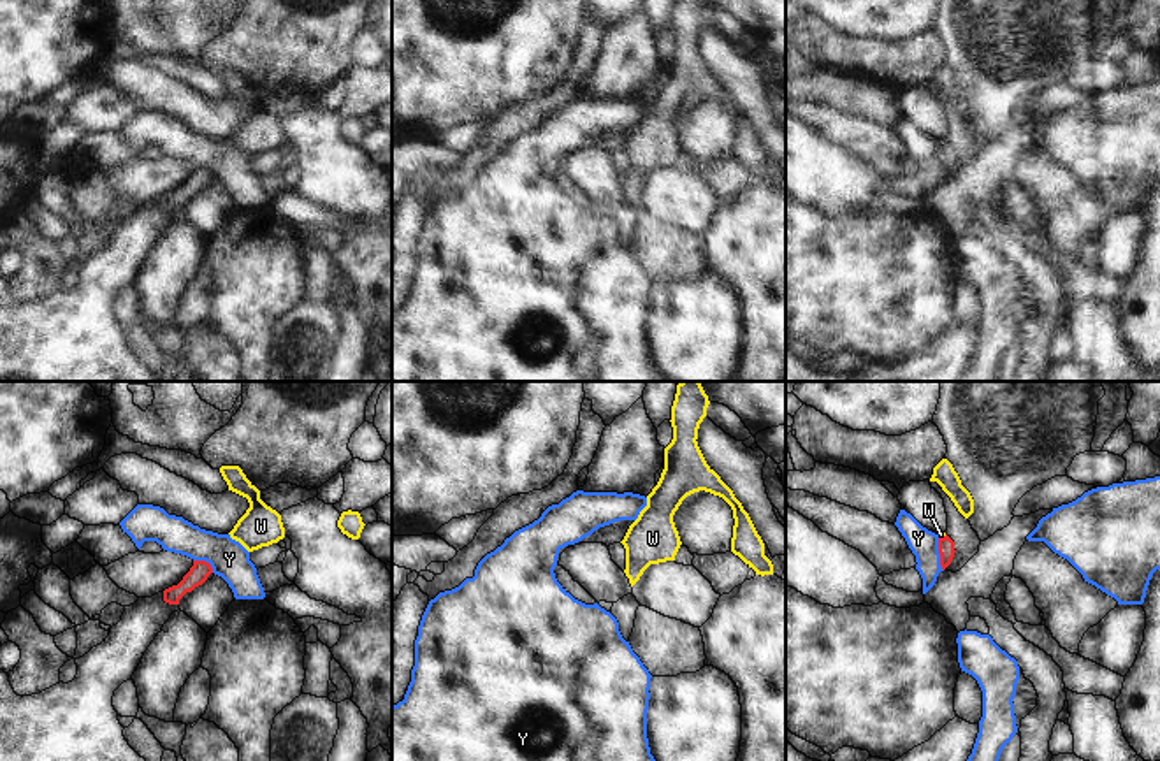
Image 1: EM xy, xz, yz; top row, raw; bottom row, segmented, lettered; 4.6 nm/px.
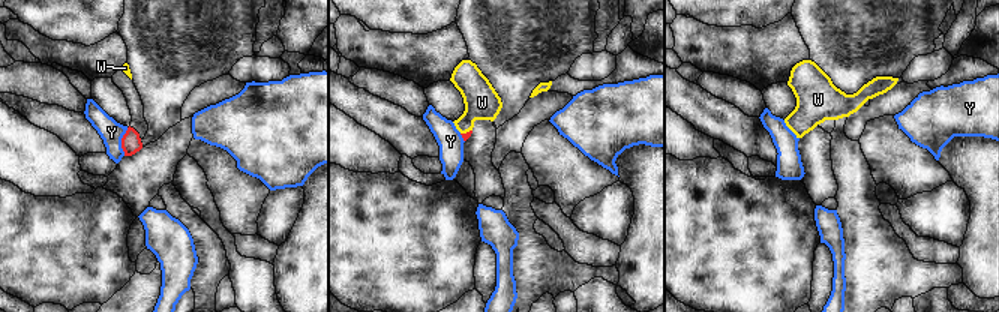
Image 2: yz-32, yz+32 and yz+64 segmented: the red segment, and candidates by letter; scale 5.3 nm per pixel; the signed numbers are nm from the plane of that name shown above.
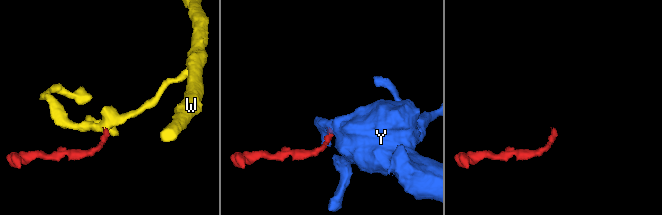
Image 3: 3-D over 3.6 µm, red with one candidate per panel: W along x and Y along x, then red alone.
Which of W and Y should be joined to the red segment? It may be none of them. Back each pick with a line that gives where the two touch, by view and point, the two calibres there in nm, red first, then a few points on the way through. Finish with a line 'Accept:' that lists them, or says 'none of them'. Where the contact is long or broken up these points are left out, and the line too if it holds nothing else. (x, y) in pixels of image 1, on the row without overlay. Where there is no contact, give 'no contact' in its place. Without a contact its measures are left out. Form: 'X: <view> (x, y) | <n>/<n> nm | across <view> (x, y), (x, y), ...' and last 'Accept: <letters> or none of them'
W: yz (944, 143) | 80/20 nm | across yz (946, 152), (944, 143), (941, 141)
Accept: W

